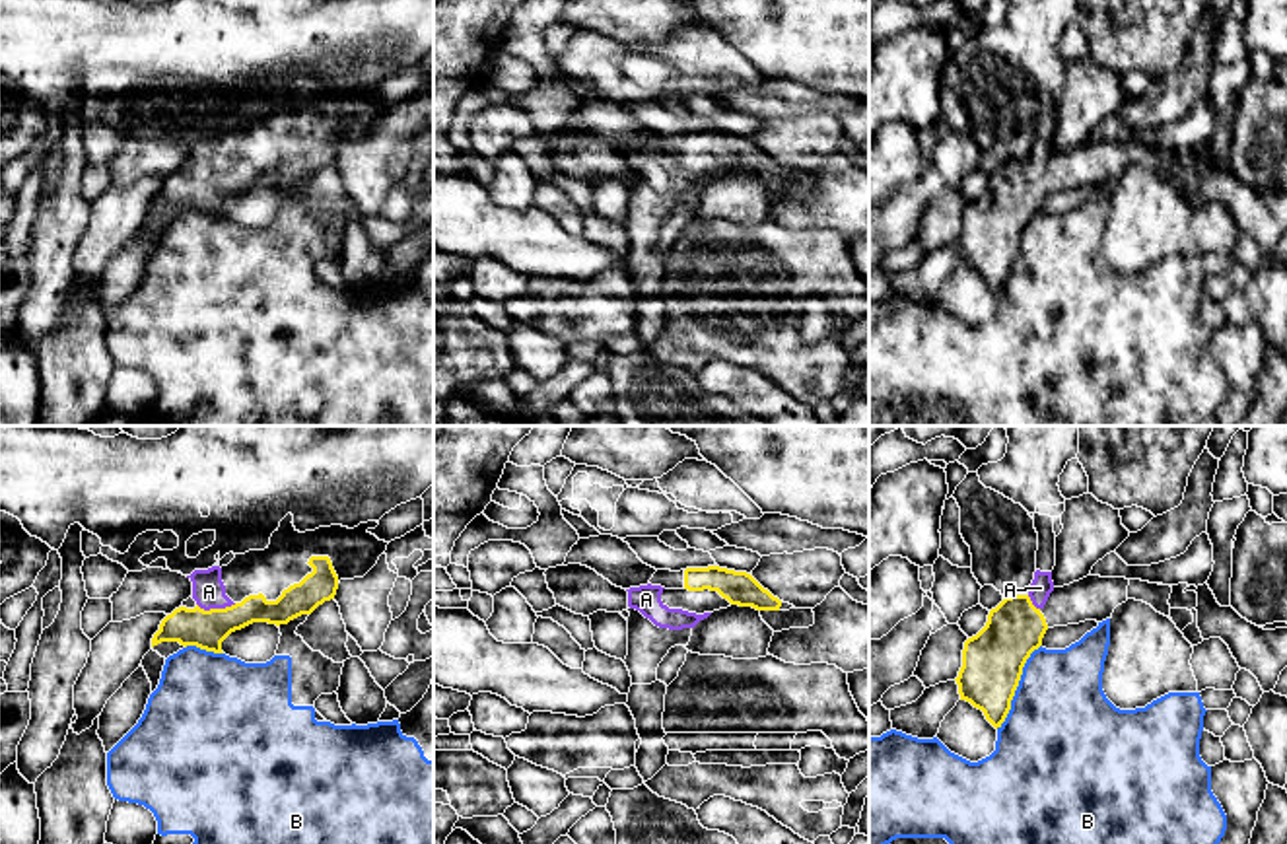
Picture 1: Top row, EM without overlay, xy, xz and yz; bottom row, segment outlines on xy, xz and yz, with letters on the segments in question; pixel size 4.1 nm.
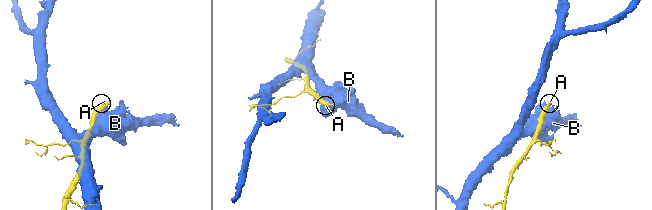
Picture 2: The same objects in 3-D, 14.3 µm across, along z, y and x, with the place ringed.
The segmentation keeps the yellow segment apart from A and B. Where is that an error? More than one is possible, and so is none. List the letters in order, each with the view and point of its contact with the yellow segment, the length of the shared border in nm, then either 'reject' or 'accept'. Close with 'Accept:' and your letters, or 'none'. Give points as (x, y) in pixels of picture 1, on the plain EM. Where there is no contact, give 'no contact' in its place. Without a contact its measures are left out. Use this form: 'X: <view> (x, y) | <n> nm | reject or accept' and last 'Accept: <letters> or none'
A: xy (216, 174) | 170 nm | accept
B: yz (1017, 249) | 400 nm | reject
Accept: A

